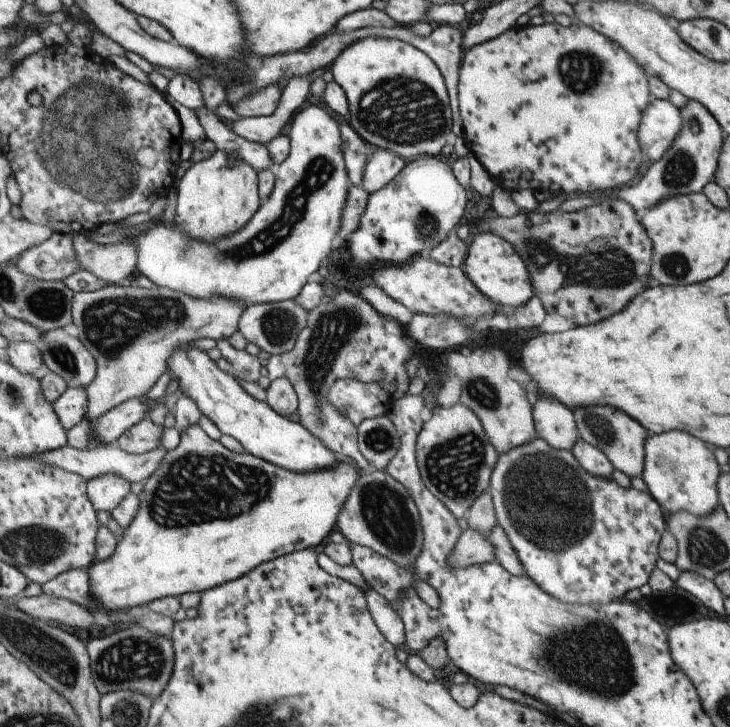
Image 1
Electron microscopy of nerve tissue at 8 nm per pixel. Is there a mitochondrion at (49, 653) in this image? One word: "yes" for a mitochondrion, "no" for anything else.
yes

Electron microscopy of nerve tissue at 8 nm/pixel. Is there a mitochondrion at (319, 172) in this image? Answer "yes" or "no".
yes

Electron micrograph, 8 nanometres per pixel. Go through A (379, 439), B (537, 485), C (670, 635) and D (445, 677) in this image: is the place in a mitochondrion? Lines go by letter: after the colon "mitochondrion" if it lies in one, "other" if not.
A: mitochondrion
B: mitochondrion
C: other
D: other

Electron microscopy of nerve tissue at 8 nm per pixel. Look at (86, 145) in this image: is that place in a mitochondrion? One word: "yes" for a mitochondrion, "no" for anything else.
yes

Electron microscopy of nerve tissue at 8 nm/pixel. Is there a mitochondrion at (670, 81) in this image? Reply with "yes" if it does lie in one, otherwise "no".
no

